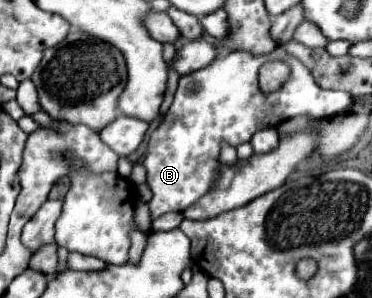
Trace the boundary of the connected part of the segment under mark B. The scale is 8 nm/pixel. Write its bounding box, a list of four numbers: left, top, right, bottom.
[143,46,353,218]

